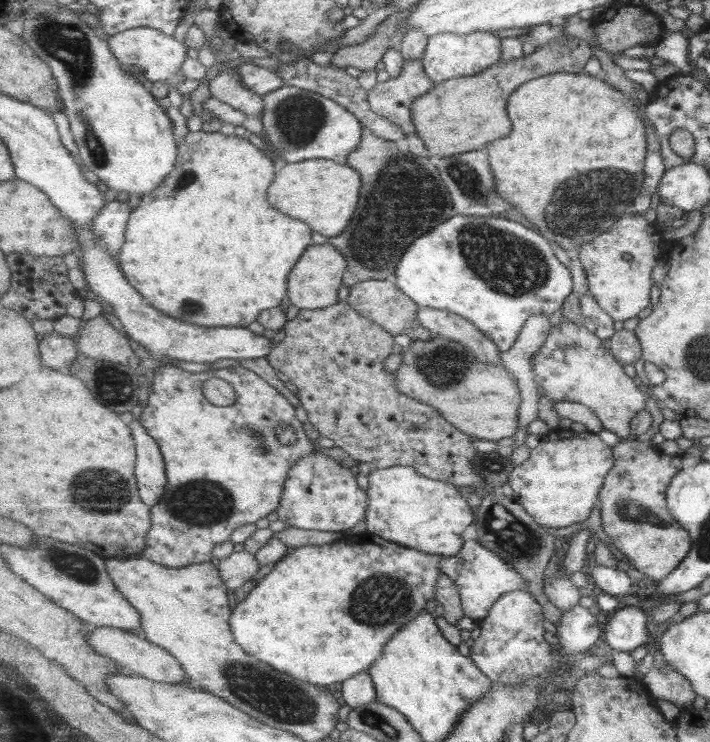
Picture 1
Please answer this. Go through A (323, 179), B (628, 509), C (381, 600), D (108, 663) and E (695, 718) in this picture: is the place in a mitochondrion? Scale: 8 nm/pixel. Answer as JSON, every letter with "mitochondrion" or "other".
{"A":"other","B":"mitochondrion","C":"mitochondrion","D":"other","E":"other"}

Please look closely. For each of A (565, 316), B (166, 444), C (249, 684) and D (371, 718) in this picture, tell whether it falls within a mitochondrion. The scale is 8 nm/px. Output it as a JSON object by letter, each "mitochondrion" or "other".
{"A":"other","B":"other","C":"mitochondrion","D":"mitochondrion"}

